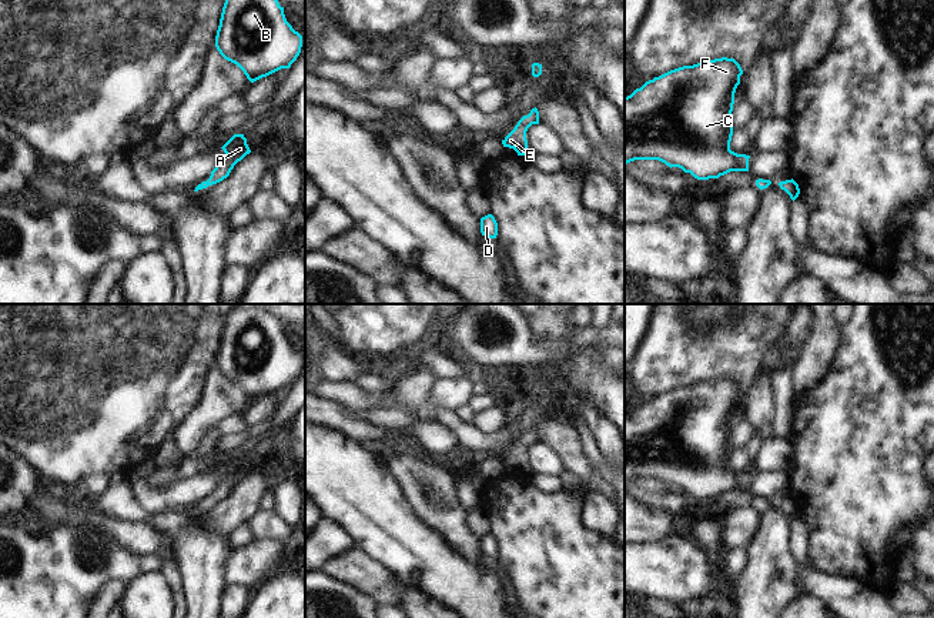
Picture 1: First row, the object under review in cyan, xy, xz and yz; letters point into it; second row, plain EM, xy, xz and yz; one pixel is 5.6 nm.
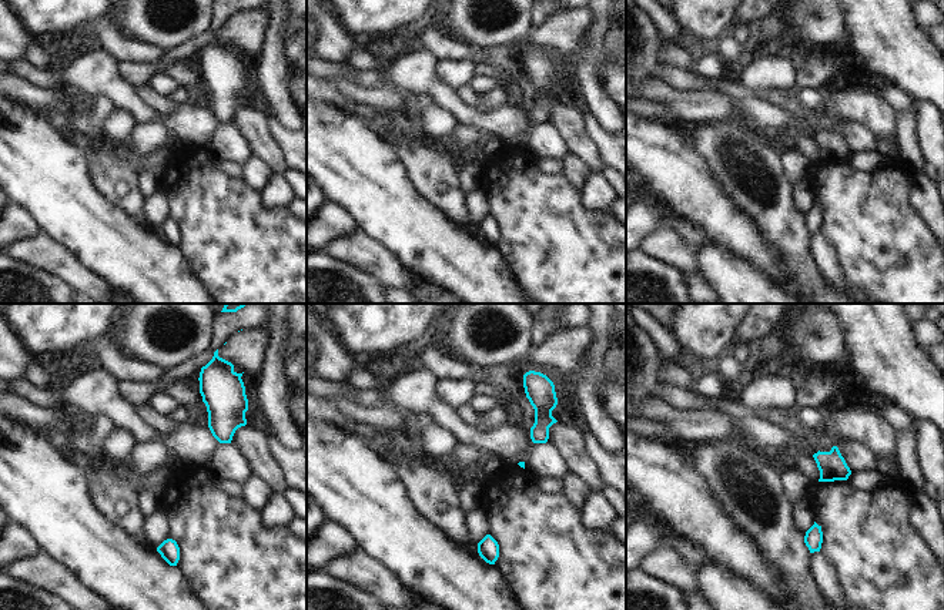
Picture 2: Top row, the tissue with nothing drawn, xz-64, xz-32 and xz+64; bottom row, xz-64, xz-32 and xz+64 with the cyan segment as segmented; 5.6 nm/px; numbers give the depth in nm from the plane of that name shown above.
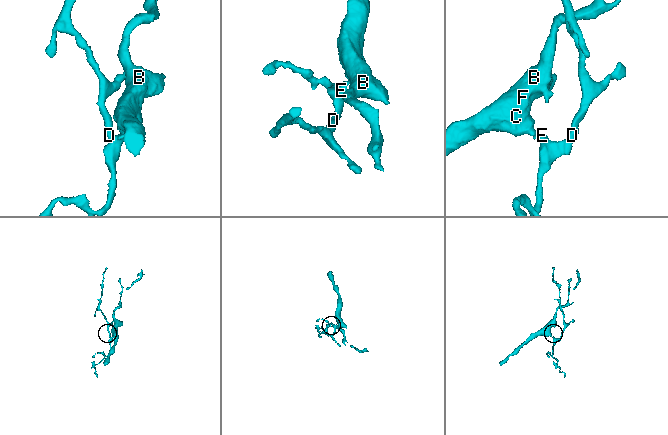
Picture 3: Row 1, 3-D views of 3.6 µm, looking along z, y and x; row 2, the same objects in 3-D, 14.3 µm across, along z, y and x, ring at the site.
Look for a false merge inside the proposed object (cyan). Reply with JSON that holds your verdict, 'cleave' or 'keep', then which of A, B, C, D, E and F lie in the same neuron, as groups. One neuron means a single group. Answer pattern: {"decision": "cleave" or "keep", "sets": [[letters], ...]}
{"decision": "keep", "sets": [["A", "B", "C", "D", "E", "F"]]}

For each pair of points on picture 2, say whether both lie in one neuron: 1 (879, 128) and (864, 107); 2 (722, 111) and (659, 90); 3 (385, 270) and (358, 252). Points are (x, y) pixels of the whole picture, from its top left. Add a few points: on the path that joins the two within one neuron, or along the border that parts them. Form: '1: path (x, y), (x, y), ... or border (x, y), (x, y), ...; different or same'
1: path (879, 123), (870, 113); same
2: path (706, 106), (679, 106), (675, 101); same
3: path (378, 262), (365, 254); same

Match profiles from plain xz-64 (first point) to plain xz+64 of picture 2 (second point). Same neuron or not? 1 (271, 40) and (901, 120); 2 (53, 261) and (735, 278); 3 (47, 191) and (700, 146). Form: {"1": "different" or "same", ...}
{"1": "different", "2": "different", "3": "different"}

